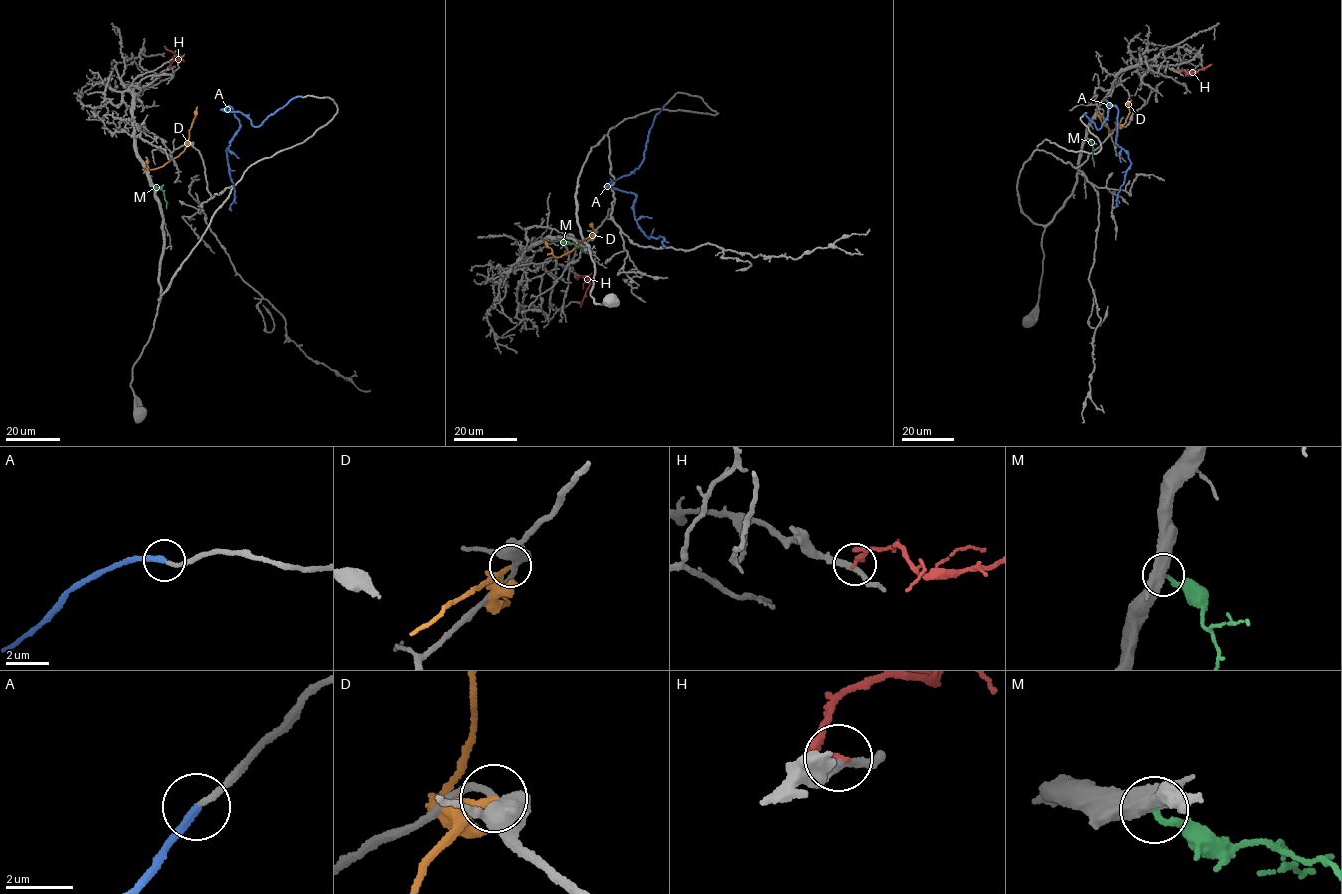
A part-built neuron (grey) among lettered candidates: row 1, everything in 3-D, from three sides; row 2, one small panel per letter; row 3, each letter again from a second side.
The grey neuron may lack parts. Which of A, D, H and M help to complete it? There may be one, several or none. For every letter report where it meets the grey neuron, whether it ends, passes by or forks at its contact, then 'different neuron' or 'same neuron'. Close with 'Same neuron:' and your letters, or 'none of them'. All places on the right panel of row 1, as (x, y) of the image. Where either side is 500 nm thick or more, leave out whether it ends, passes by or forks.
A: (1084, 114) | it ends | same neuron
D: (1119, 125) | it ends | different neuron
H: (1179, 72) | it ends | different neuron
M: (1086, 138) | different neuron
Same neuron: A

